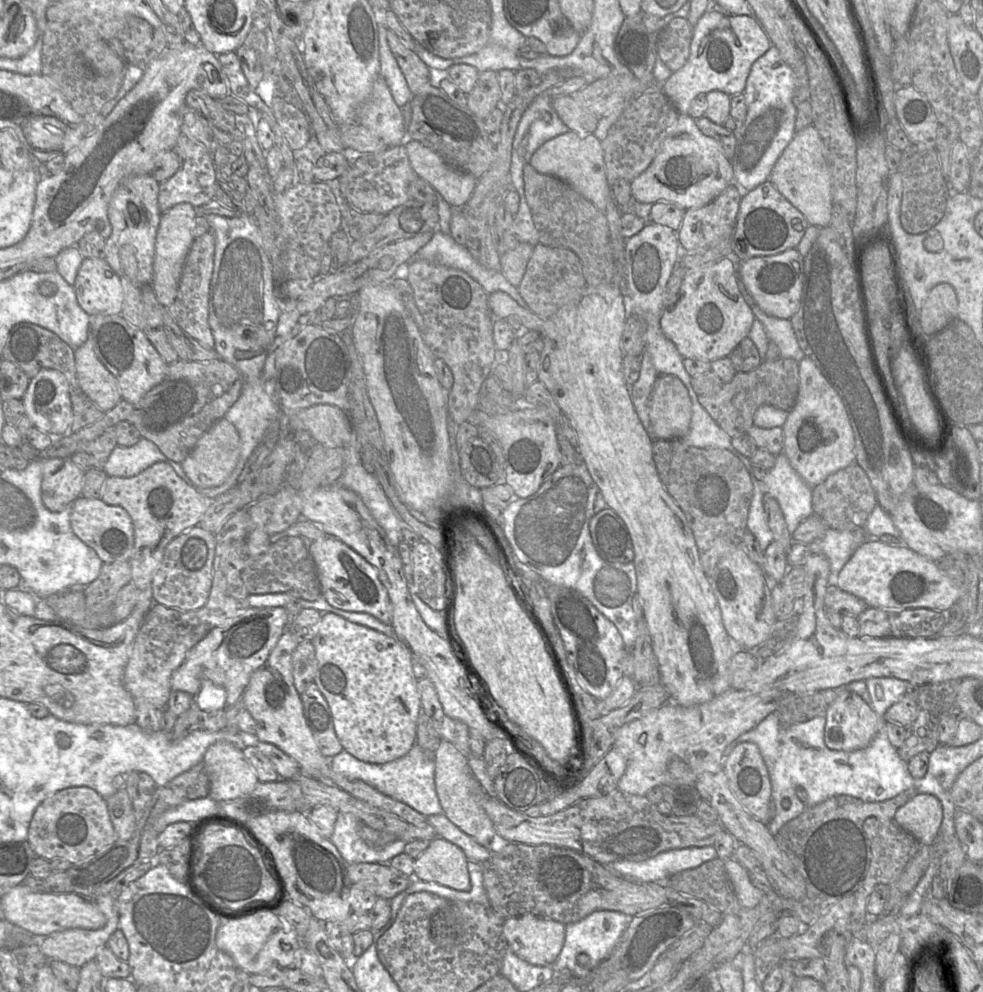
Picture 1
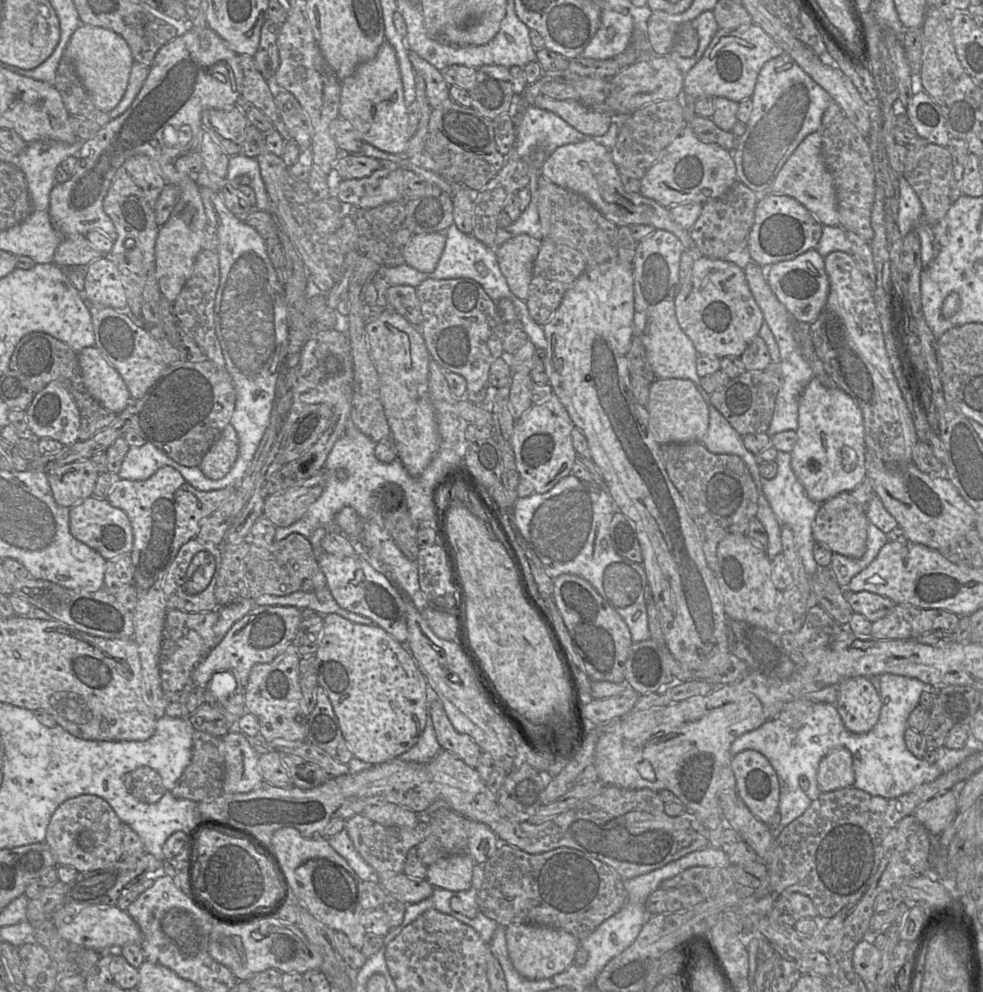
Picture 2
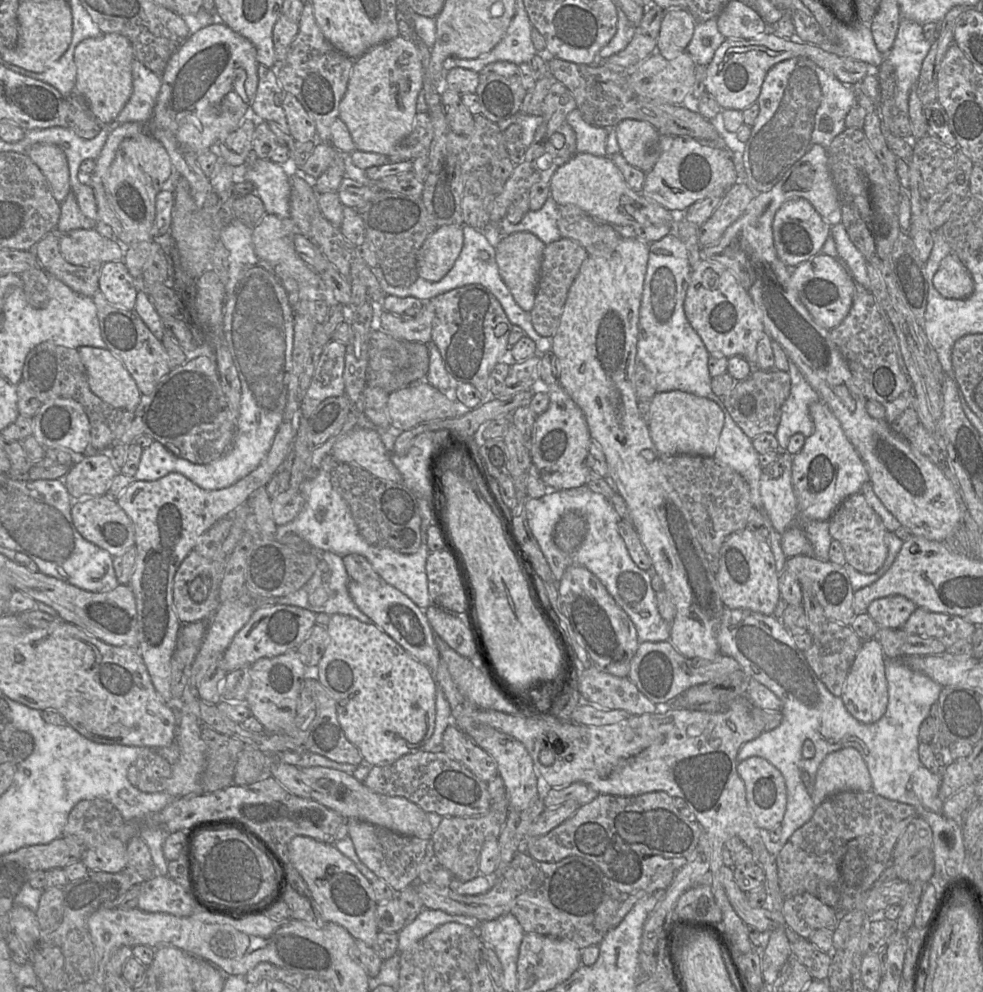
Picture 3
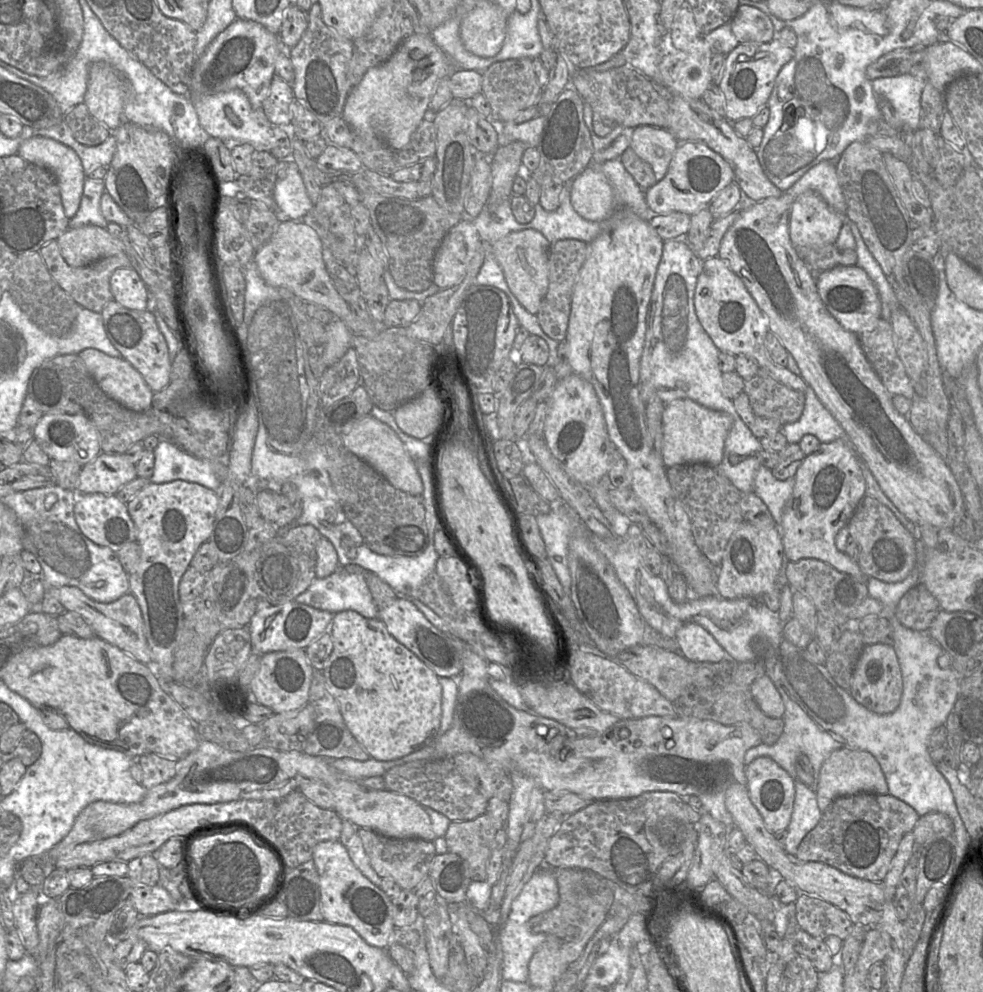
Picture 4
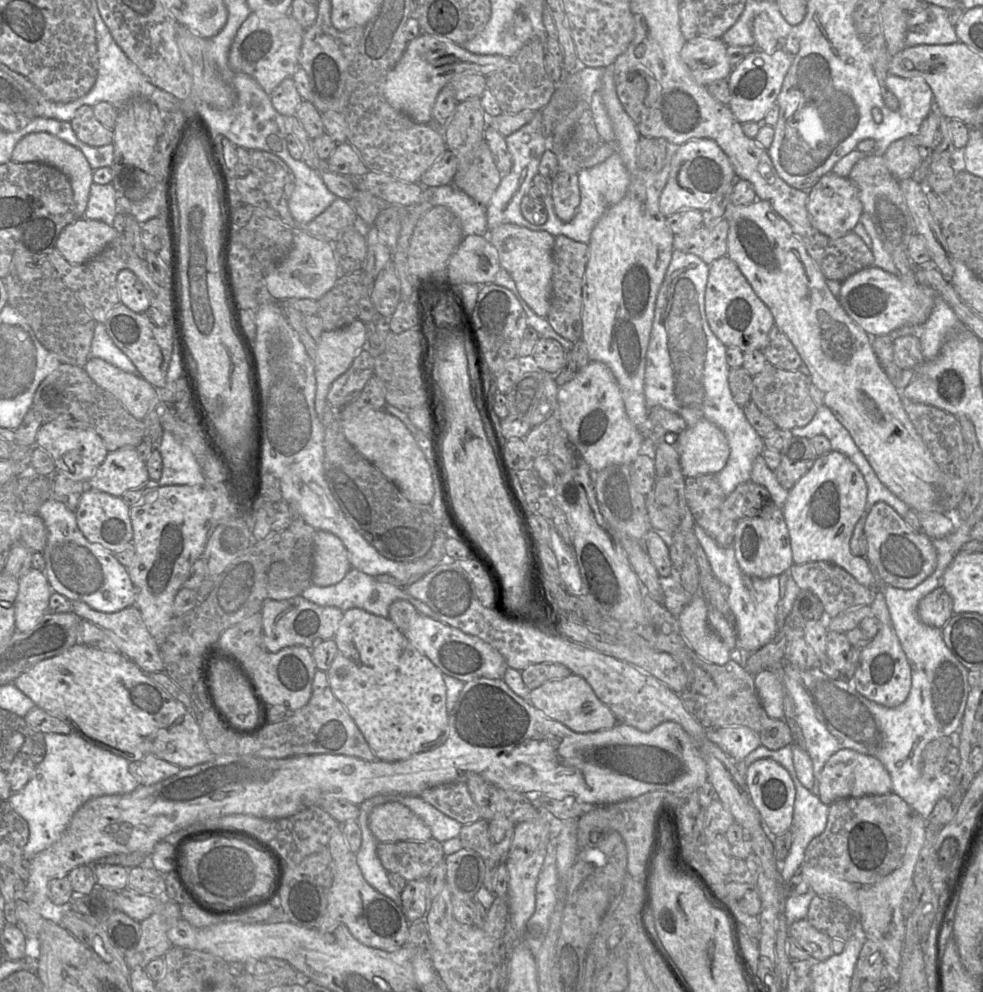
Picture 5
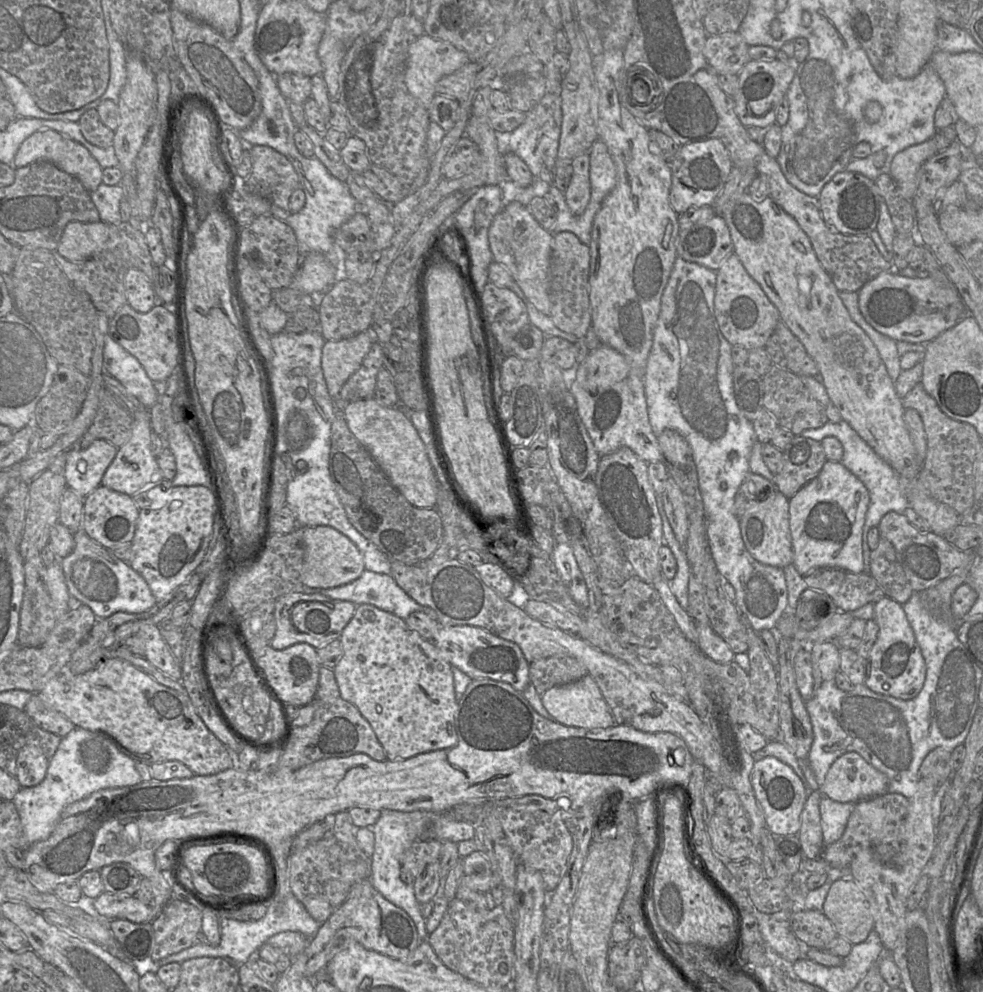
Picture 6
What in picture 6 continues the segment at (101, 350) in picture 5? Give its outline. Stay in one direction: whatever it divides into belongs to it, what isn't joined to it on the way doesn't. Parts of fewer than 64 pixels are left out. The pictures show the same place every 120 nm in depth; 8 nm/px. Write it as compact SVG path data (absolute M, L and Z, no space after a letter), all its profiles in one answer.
M109 334L105 339L103 365L105 372L120 381L146 408L157 402L159 394L141 363Z

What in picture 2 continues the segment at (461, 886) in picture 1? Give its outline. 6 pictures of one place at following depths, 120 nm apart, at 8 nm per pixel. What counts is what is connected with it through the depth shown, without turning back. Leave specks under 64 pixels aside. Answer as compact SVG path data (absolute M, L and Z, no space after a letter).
M469 853L445 857L428 866L426 880L435 888L468 890L472 886L474 864Z

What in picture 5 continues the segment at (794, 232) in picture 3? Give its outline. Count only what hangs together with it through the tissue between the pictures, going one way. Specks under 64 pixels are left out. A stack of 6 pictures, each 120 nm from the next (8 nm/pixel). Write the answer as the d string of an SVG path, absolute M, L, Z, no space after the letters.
M832 172L824 175L808 191L807 211L814 228L829 237L840 237L853 231L863 214L863 206L856 185L848 177Z

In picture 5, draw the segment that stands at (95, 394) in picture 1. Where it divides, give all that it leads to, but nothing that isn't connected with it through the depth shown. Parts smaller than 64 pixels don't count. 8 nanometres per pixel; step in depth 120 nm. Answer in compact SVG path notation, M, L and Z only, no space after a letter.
M90 357L84 368L137 419L145 419L159 400L159 390L139 374L125 372L97 357Z

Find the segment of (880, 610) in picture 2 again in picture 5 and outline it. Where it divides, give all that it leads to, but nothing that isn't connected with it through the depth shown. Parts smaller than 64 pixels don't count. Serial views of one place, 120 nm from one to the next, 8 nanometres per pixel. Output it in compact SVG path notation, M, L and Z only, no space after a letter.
M939 587L919 602L917 613L923 623L941 629L954 614L953 600Z

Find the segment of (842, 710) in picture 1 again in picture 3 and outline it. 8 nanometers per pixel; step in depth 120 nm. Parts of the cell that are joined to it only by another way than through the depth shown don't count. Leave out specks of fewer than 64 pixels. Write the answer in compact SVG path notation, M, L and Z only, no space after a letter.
M865 640L848 672L841 699L849 713L864 724L877 722L886 712L888 705L888 685L885 676L886 657L881 644L875 640Z

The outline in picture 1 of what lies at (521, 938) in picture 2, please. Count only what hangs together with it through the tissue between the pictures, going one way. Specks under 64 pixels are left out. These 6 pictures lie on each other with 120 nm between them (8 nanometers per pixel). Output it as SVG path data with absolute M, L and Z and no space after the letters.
M533 914L503 919L503 933L509 948L530 964L550 966L559 956L565 924Z

